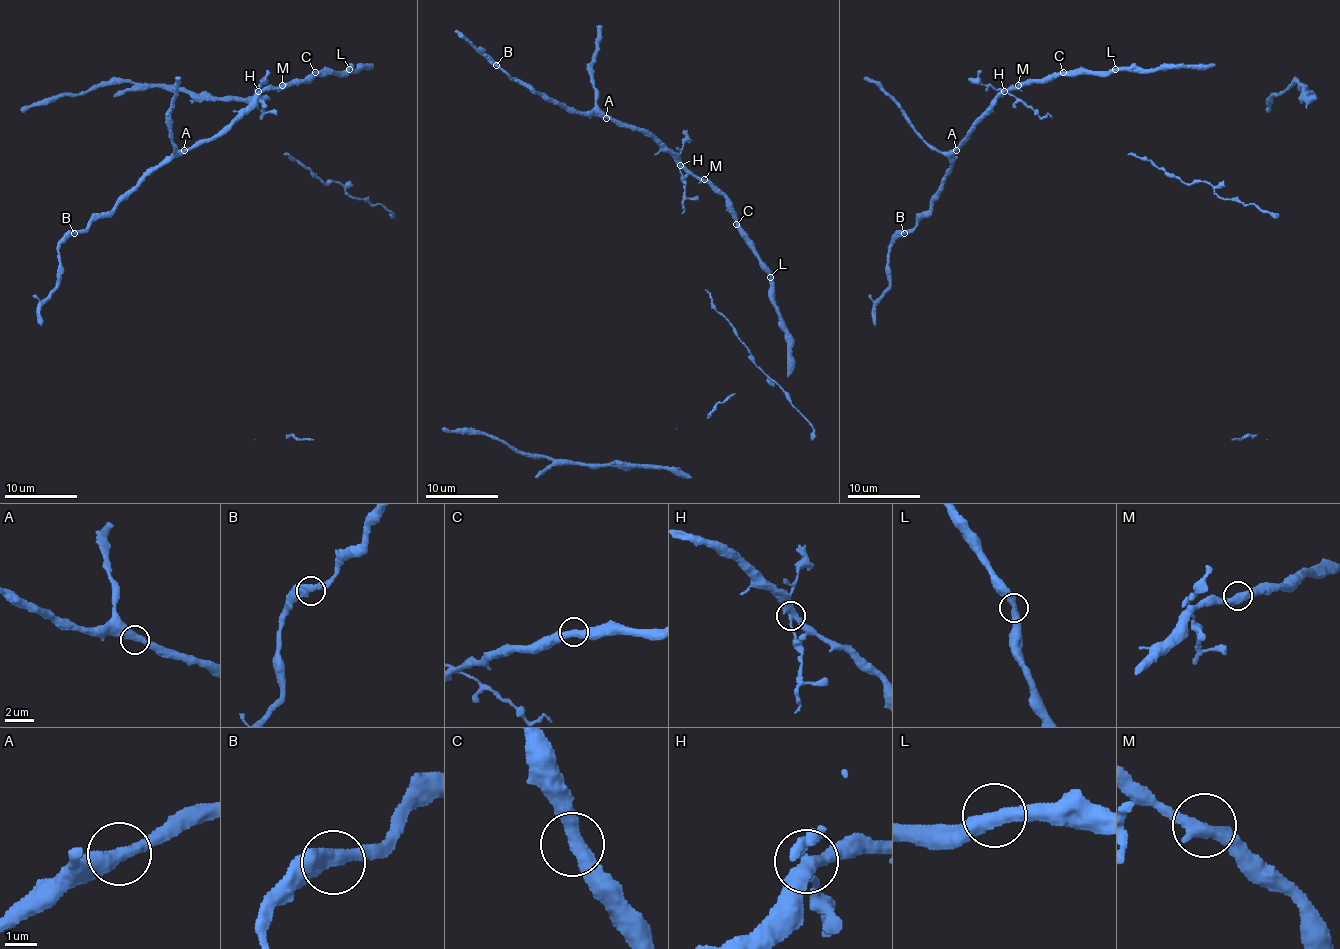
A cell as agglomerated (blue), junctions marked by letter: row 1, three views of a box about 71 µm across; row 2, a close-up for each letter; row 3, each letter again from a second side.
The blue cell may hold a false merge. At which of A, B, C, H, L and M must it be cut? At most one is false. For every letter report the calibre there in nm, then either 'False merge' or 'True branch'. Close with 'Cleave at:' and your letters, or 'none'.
A: Thickness 440 nm. True branch
B: Thickness 420 nm. True branch
C: Thickness 440 nm. True branch
H: Thickness 360 nm. True branch
L: Thickness 420 nm. True branch
M: Thickness 440 nm. True branch
Cleave at: none

